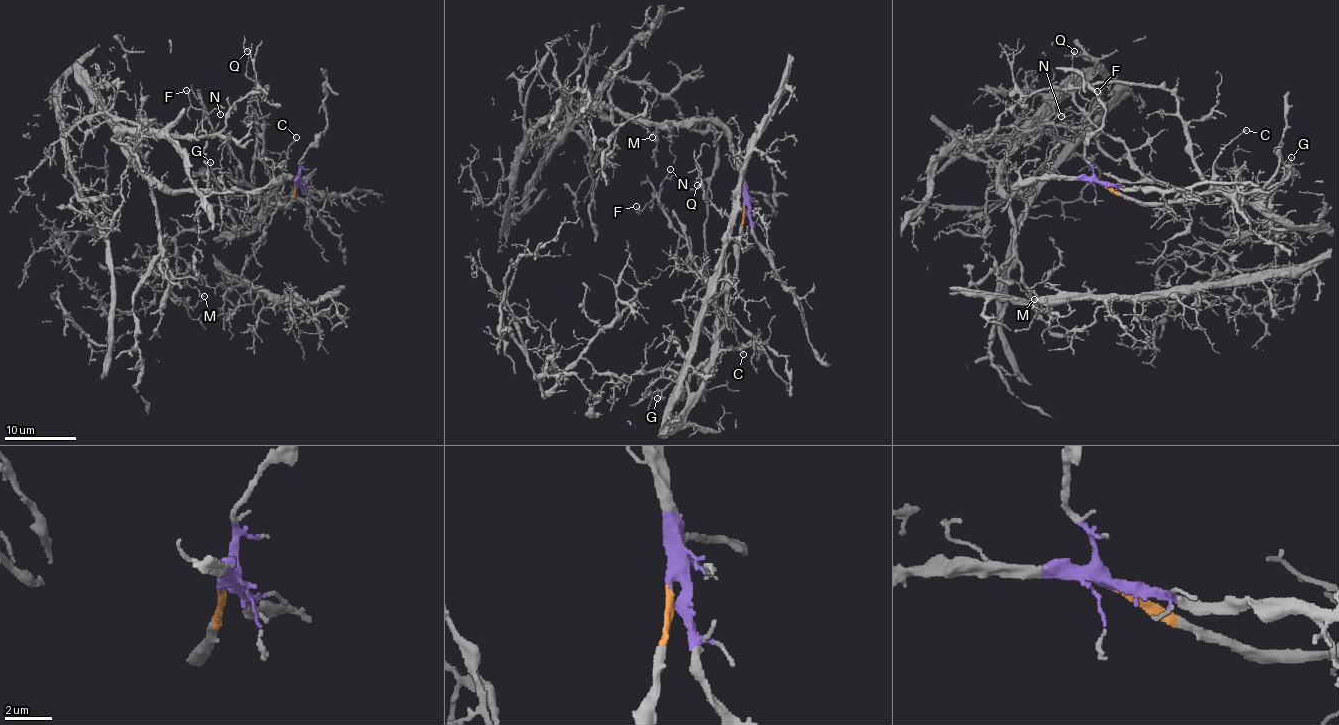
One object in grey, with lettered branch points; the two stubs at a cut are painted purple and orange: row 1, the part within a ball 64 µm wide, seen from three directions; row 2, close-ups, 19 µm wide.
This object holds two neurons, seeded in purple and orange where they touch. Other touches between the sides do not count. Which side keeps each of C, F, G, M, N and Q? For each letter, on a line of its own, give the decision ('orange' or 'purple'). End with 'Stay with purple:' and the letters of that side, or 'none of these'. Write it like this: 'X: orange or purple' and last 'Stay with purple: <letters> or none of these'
C: orange
F: orange
G: orange
M: purple
N: orange
Q: orange
Stay with purple: M

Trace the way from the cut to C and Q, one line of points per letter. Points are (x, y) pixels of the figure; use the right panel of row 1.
C: (1099, 182), (1143, 202), (1178, 202), (1187, 195), (1202, 195), (1211, 186), (1218, 154), (1247, 130)
Q: (1099, 182), (1143, 202), (1178, 202), (1211, 184), (1168, 90), (1118, 81), (1073, 86), (1075, 51)

